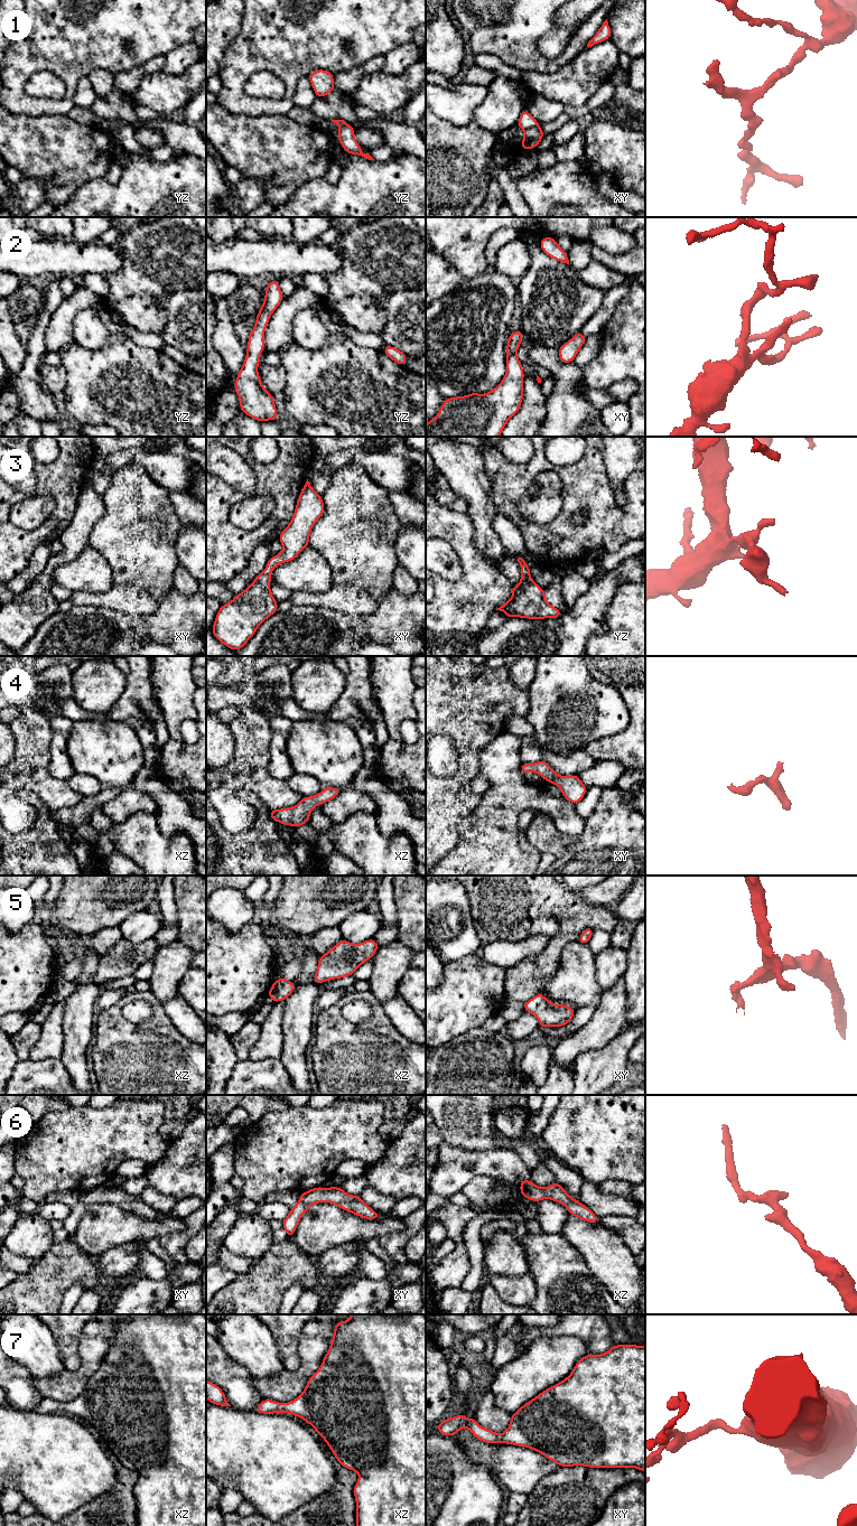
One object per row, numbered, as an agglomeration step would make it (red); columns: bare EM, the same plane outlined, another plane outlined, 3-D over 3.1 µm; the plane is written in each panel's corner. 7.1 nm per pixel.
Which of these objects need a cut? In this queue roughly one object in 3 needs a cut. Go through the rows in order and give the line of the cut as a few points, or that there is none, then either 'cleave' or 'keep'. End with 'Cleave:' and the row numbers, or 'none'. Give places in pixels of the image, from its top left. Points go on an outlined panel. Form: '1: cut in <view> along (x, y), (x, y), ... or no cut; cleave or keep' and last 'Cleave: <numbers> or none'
1: cut in xy along (538, 124), (525, 131); cleave
2: no cut; keep
3: no cut; keep
4: no cut; keep
5: no cut; keep
6: no cut; keep
7: no cut; keep
Cleave: 1

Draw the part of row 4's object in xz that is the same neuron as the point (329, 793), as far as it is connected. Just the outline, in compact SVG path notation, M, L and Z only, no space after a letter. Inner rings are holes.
M335 787L324 788L316 796L302 797L294 807L270 809L270 817L272 821L283 825L290 825L292 827L309 823L309 816L313 808L335 798L341 790L342 789Z

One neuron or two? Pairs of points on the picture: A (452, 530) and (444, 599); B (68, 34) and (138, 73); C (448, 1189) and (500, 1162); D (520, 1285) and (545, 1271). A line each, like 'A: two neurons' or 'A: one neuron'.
A: one neuron
B: two neurons
C: one neuron
D: two neurons

